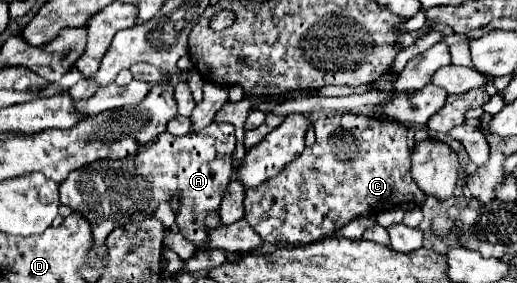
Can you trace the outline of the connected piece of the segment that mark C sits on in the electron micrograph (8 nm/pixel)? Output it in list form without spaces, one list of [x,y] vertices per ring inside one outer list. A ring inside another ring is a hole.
[[[330,114],[326,118],[318,118],[314,122],[314,132],[316,132],[316,142],[314,146],[306,148],[290,166],[286,166],[286,170],[282,170],[282,174],[278,174],[278,178],[270,178],[270,182],[262,182],[262,186],[256,186],[254,190],[246,190],[246,198],[244,198],[244,208],[246,208],[246,222],[258,232],[258,236],[264,242],[316,242],[320,238],[332,238],[342,226],[346,226],[350,220],[364,216],[364,214],[378,214],[384,210],[390,210],[402,202],[416,202],[418,206],[424,204],[426,194],[416,186],[416,182],[410,176],[410,148],[406,142],[406,126],[402,126],[400,122],[374,122],[372,118],[366,118],[364,114],[354,116],[354,114]]]

